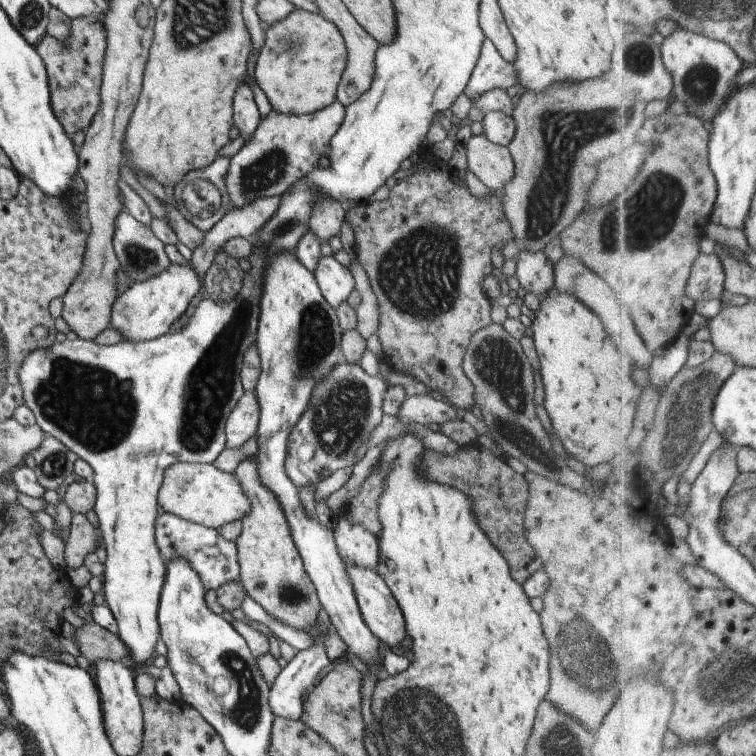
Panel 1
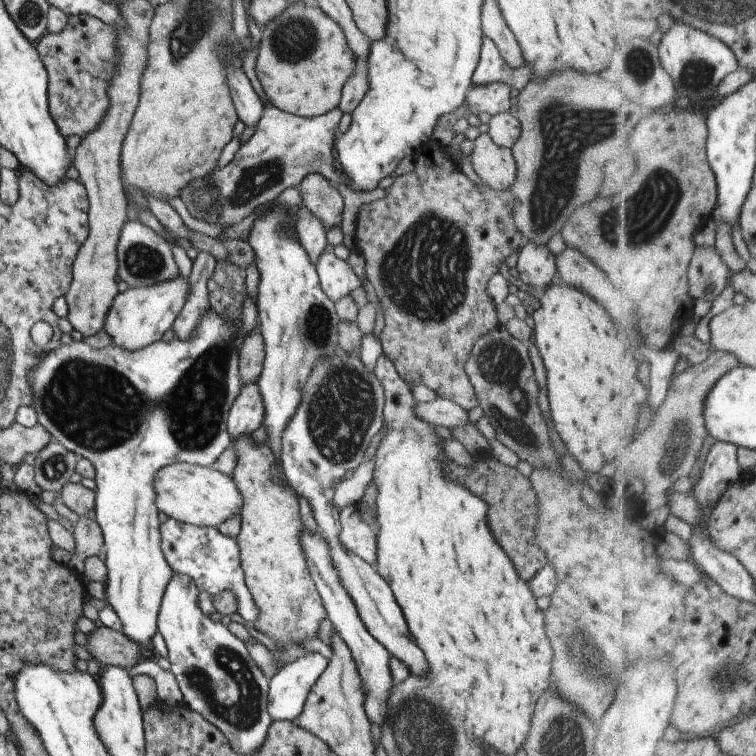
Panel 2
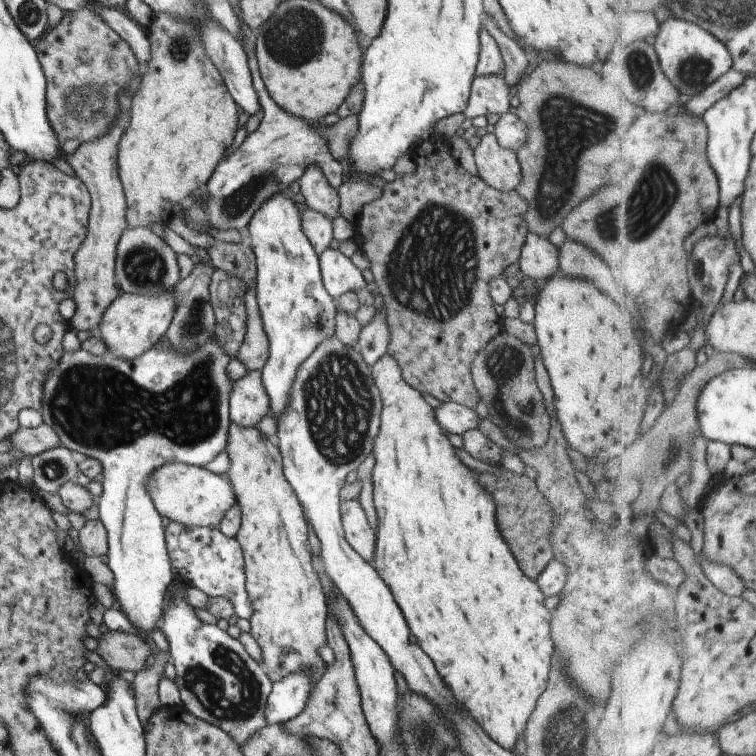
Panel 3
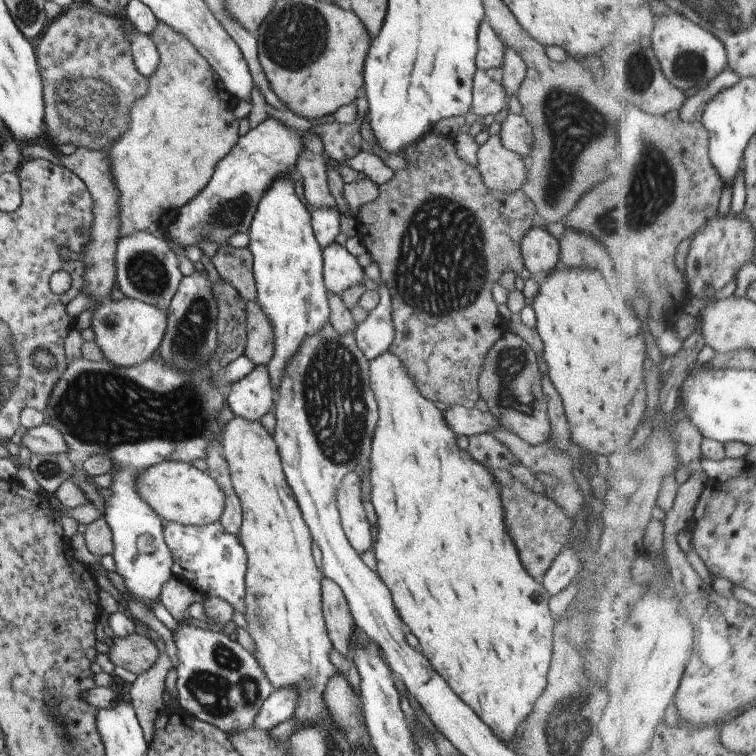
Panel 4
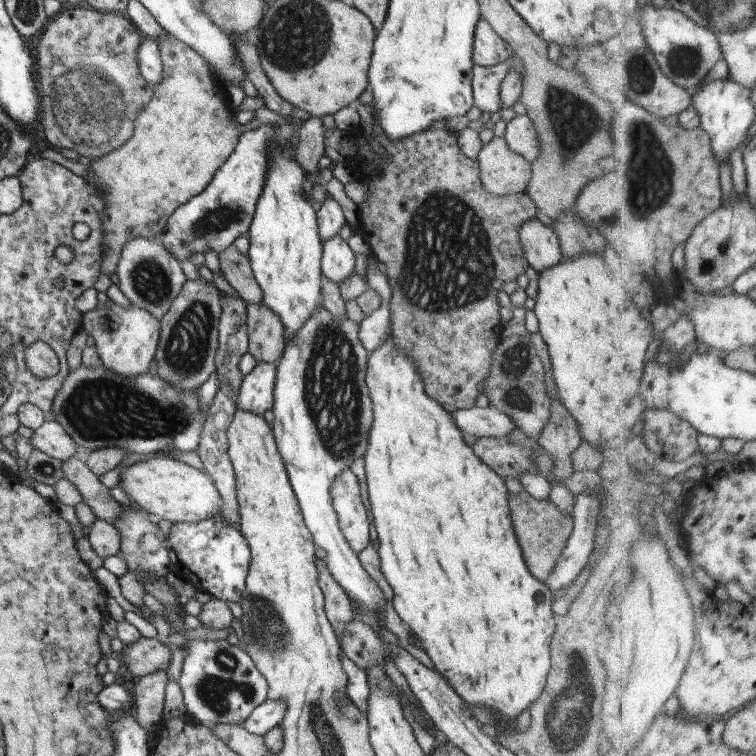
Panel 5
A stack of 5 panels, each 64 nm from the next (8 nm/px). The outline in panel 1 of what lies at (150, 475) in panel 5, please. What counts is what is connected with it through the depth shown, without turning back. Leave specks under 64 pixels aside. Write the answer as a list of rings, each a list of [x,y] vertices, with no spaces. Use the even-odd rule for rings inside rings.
[[[177,461],[165,468],[156,494],[156,506],[181,520],[212,529],[241,520],[249,514],[249,500],[245,498],[237,477],[211,464],[189,464]]]

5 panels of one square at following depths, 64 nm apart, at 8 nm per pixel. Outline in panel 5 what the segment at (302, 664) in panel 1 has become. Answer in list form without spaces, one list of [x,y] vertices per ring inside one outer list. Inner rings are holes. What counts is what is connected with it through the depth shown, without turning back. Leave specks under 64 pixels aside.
[[[266,700],[256,706],[245,718],[243,726],[253,736],[263,736],[273,727],[276,727],[285,712],[283,700]]]

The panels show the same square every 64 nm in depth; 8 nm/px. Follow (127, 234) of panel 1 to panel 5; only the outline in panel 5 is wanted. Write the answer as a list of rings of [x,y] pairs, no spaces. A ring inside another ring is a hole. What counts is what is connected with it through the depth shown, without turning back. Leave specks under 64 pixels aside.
[[[133,238],[121,248],[114,281],[117,282],[121,294],[133,306],[149,312],[153,318],[159,320],[169,310],[173,299],[181,292],[181,286],[186,280],[179,263],[157,239]]]

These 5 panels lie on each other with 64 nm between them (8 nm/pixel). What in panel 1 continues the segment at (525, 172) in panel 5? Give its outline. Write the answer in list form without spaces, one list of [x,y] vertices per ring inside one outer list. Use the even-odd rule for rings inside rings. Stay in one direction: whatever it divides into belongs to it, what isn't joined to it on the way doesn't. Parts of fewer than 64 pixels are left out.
[[[483,134],[471,135],[464,144],[466,170],[491,192],[498,192],[511,180],[514,164],[506,147],[489,142]]]

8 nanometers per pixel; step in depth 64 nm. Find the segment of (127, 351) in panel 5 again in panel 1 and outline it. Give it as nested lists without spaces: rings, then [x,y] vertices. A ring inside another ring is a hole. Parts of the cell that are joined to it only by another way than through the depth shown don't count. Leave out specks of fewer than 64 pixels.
[[[189,263],[169,264],[161,274],[147,278],[143,282],[134,282],[117,295],[109,314],[109,327],[121,334],[125,342],[145,342],[163,336],[173,321],[185,312],[189,300],[201,291],[202,280],[197,280],[197,272],[191,270]]]

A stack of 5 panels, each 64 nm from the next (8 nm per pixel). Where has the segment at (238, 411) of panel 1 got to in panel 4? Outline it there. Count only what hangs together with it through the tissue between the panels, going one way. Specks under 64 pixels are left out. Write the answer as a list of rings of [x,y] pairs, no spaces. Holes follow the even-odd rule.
[[[257,365],[243,378],[235,381],[228,387],[225,393],[227,406],[233,412],[234,416],[239,416],[243,420],[259,420],[269,408],[272,407],[274,402],[274,389],[269,384],[269,376],[267,376],[267,368],[265,365]]]

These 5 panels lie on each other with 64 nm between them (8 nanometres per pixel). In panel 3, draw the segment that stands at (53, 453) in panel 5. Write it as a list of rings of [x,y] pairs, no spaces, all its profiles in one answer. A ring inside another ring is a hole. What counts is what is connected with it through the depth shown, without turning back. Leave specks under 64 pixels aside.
[[[45,423],[39,424],[35,428],[21,428],[8,436],[9,449],[19,450],[28,458],[48,450],[53,450],[60,445],[56,432],[53,432]]]

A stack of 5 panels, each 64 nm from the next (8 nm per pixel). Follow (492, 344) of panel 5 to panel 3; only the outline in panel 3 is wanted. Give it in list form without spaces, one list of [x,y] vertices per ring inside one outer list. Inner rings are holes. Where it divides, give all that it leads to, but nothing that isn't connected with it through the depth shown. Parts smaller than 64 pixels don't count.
[[[432,136],[418,144],[411,156],[415,165],[414,171],[395,174],[394,179],[388,181],[382,187],[381,196],[377,200],[373,200],[373,202],[361,207],[358,218],[354,222],[355,239],[359,250],[369,260],[368,268],[371,270],[375,286],[377,286],[377,290],[381,294],[381,300],[385,304],[385,320],[387,320],[387,328],[391,332],[391,340],[385,353],[397,362],[401,378],[420,395],[428,394],[441,403],[454,402],[473,409],[477,402],[480,401],[480,398],[471,380],[471,362],[490,339],[503,332],[501,327],[502,319],[495,313],[494,302],[489,296],[489,281],[502,275],[507,266],[517,263],[519,260],[521,244],[523,244],[527,234],[527,226],[523,222],[527,202],[514,190],[509,192],[495,190],[486,185],[478,175],[469,174],[451,156],[449,147],[448,141],[438,138],[438,136]]]

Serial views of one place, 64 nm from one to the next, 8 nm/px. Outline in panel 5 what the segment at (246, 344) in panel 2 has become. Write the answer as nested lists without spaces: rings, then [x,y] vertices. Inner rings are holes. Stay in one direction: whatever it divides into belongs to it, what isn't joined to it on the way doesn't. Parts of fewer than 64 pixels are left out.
[[[243,300],[241,302],[245,304],[245,328],[248,338],[248,349],[246,352],[251,354],[257,363],[275,365],[284,350],[283,324],[279,322],[279,318],[267,306],[259,303],[247,303]]]

